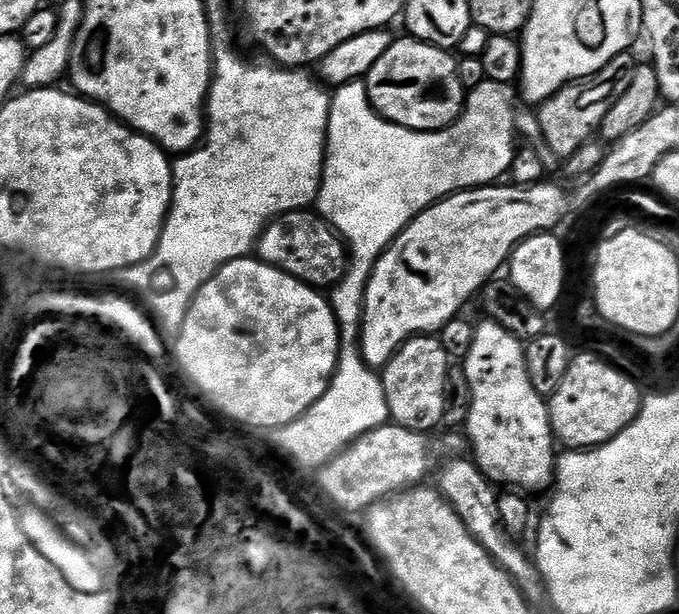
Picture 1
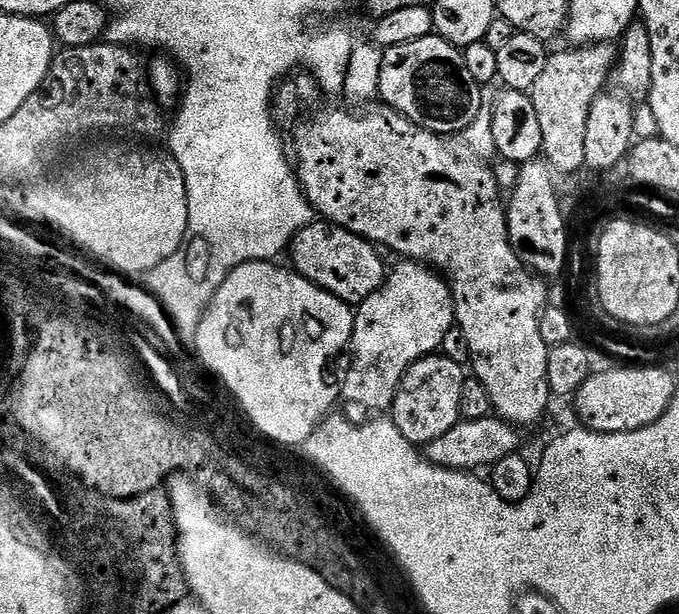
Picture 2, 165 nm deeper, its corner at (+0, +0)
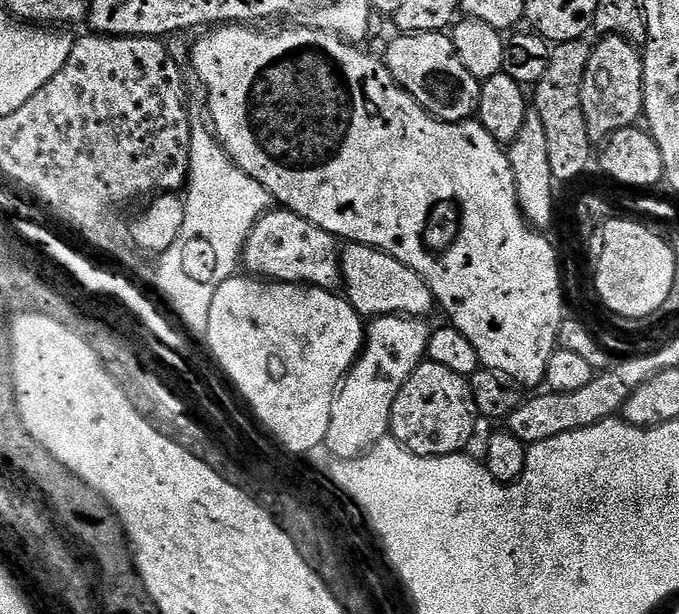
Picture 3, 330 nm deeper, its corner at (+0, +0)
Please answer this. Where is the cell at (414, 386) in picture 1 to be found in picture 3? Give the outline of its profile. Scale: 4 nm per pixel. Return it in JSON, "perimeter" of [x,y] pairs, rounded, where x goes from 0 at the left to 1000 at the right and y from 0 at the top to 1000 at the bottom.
{"perimeter":[[[626,590],[616,594],[604,616],[598,616],[598,629],[592,629],[586,648],[580,648],[580,668],[574,668],[574,710],[588,728],[617,743],[669,743],[688,731],[683,728],[701,704],[701,684],[704,673],[691,614],[669,609],[669,603],[657,596]]]}

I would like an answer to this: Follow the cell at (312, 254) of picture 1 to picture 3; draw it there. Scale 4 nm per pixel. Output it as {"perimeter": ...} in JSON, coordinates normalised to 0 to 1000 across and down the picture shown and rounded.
{"perimeter":[[[514,396],[501,414],[501,448],[504,451],[504,469],[510,477],[510,487],[518,497],[532,518],[552,518],[555,515],[611,515],[614,518],[629,516],[635,502],[644,500],[642,487],[636,482],[633,466],[604,433],[586,427],[574,414],[557,409],[542,397]]]}

